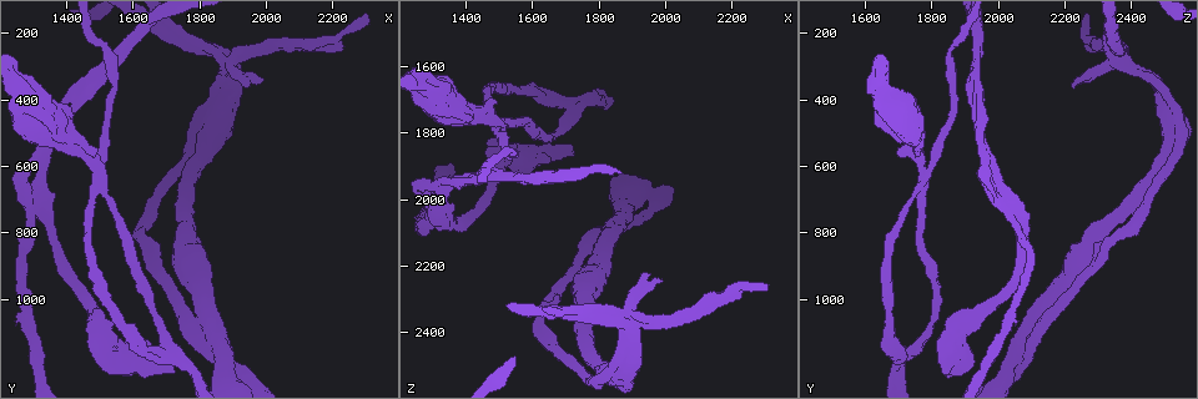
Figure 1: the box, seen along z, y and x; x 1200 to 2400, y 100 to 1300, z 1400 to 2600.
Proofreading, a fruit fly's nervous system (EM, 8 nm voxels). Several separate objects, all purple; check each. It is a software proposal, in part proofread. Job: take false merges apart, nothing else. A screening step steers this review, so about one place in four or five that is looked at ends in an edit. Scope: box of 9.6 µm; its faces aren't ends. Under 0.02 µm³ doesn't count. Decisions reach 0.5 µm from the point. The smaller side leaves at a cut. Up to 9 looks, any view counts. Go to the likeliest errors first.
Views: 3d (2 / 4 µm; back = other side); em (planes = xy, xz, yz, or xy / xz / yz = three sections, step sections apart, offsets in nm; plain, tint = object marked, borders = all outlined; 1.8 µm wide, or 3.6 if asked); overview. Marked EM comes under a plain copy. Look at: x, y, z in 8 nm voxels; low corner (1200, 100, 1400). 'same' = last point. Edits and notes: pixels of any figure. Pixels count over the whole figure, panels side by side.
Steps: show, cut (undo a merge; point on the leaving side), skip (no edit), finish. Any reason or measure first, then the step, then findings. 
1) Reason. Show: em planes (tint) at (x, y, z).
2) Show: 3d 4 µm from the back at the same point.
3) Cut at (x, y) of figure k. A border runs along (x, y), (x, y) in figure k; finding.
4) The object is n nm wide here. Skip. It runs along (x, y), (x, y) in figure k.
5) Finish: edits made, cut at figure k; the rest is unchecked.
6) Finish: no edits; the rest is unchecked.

Abrupt turn. Show: 3d 4 µm at (1490, 630, 1770).

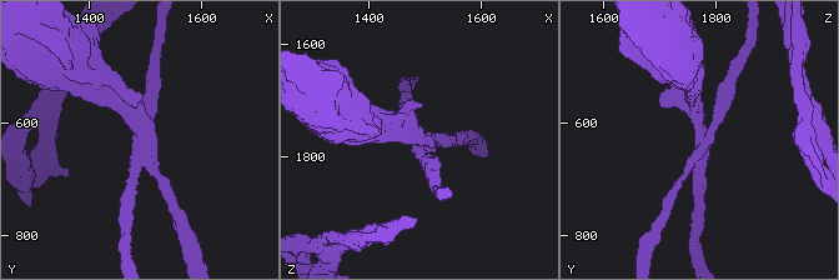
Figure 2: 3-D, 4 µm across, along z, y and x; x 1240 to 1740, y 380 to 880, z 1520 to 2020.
Now the EM. Show: em planes (tint) at (1495, 635, 1775).

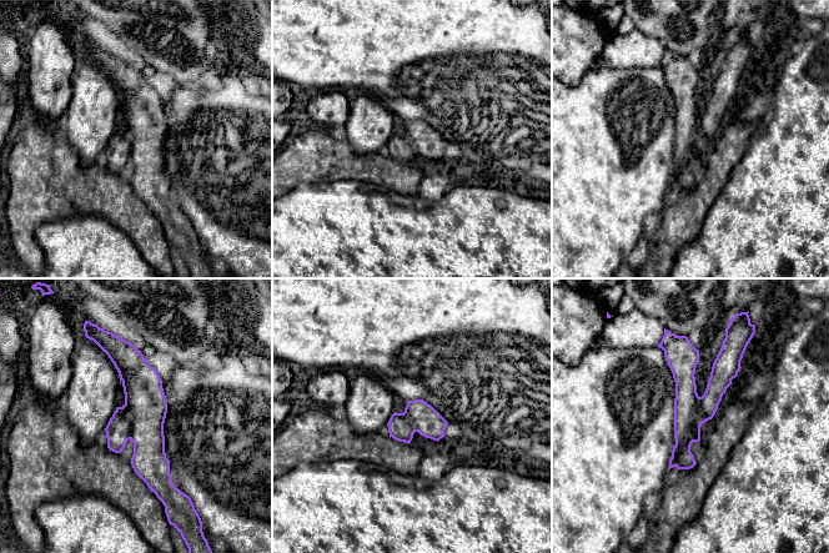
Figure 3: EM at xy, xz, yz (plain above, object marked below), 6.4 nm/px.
4 arms meet here. Cut at (117, 431) of figure 3. The part that leaves runs along (723, 351), (723, 373), (701, 420) in figure 3; two cells meet here.

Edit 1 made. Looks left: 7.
Show: overview.

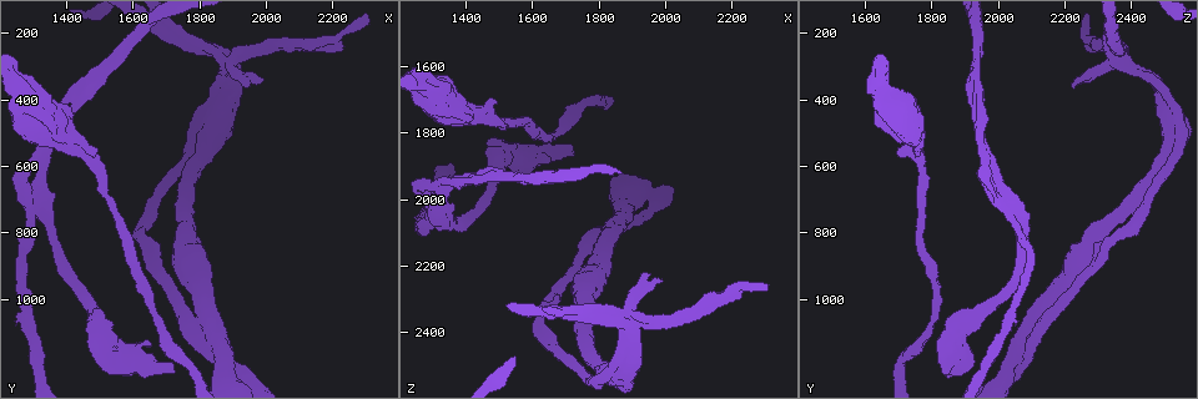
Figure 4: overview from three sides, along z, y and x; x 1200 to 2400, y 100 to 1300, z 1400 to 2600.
Sharp bend. Show: em xz step 8 (tint) at (1780, 610, 2480).

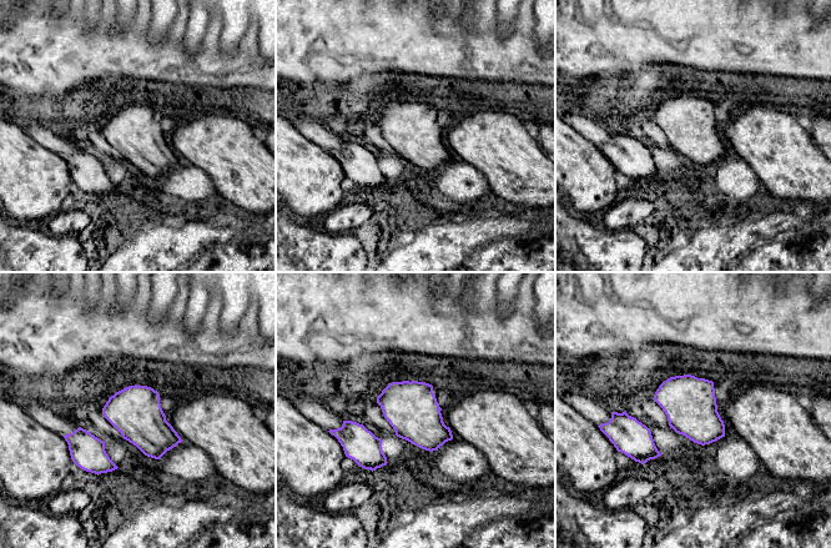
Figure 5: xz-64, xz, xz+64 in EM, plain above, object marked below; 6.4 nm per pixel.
Show: em planes (tint) at the same point.

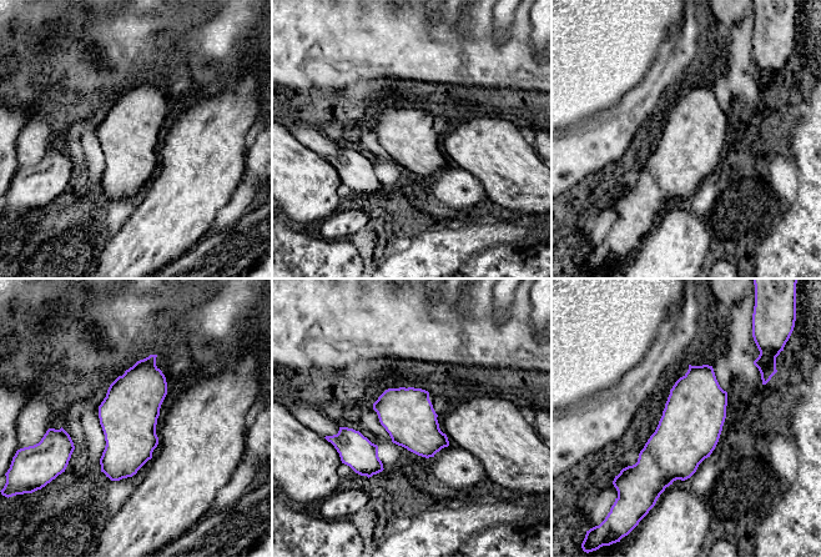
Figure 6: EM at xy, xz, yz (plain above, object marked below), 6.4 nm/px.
Skip. All the same cell.

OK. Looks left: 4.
Show: em xy step 8 (tint) at (1900, 280, 2380).

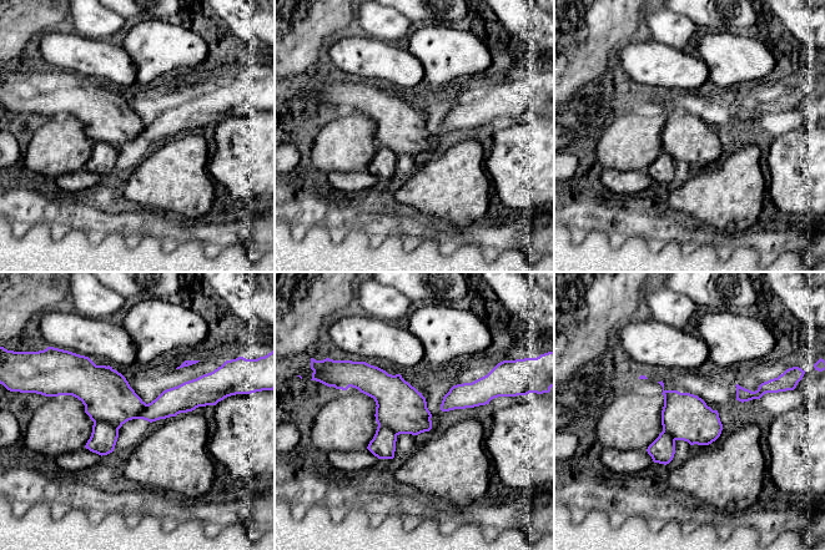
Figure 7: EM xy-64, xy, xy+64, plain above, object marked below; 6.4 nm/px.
Show: em planes (tint) at the same point.

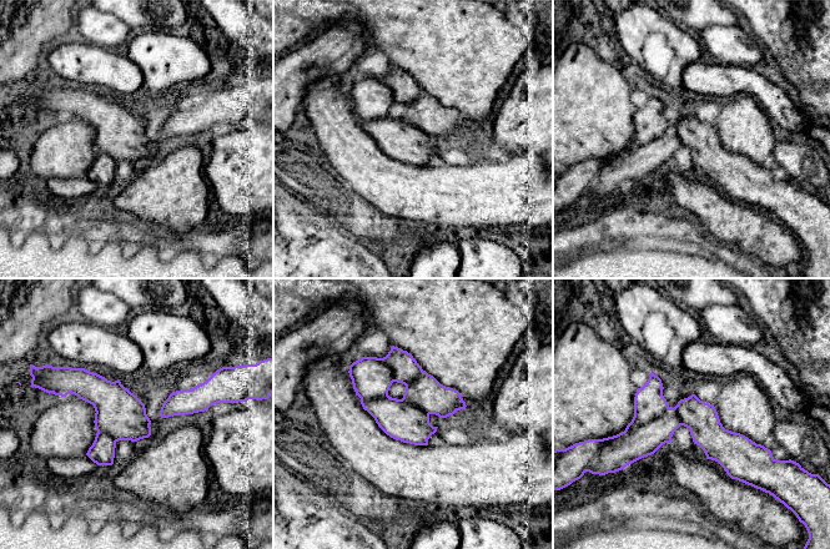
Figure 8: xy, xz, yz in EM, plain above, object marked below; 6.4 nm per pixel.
Cut at (422, 389) of figure 8. The part that leaves runs along (393, 349), (438, 399), (462, 406) in figure 8; two cells meet here.

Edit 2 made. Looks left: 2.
Sharp bend. Show: 3d 2 µm at (1320, 720, 2050).

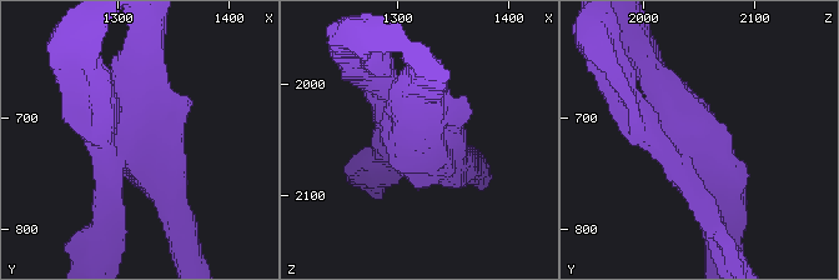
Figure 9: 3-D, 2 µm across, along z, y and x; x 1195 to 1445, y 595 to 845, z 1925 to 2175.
4 arms meet here; need the tissue. Show: em xy step 4 (borders) at (1314, 726, 2056).

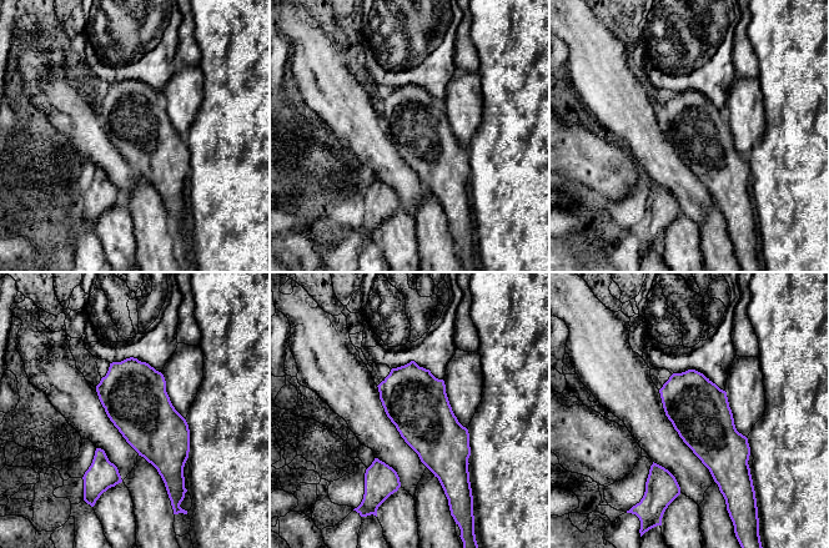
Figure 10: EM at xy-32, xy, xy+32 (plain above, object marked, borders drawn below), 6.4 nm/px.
Skip. One cell here.

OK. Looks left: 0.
Finish: edits made, cut at figure 3, cut at figure 8; the rest is unchecked.

